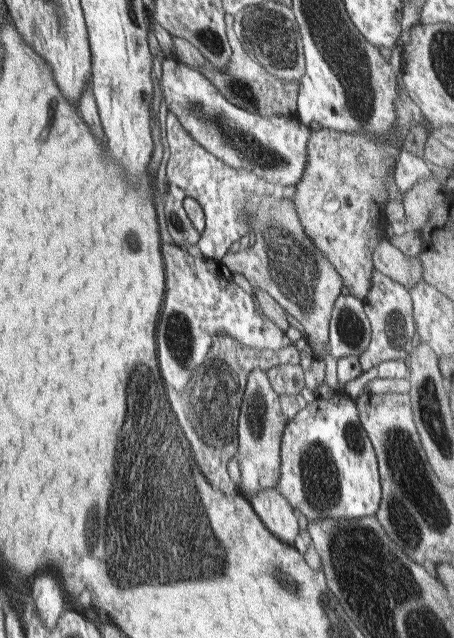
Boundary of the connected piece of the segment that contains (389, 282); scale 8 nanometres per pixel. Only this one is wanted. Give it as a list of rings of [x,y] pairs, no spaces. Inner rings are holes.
[[[373,265],[372,286],[364,299],[364,310],[371,324],[372,334],[368,348],[359,356],[363,372],[368,372],[386,360],[406,360],[415,350],[412,340],[416,334],[413,300],[409,290],[399,282],[384,276]]]

